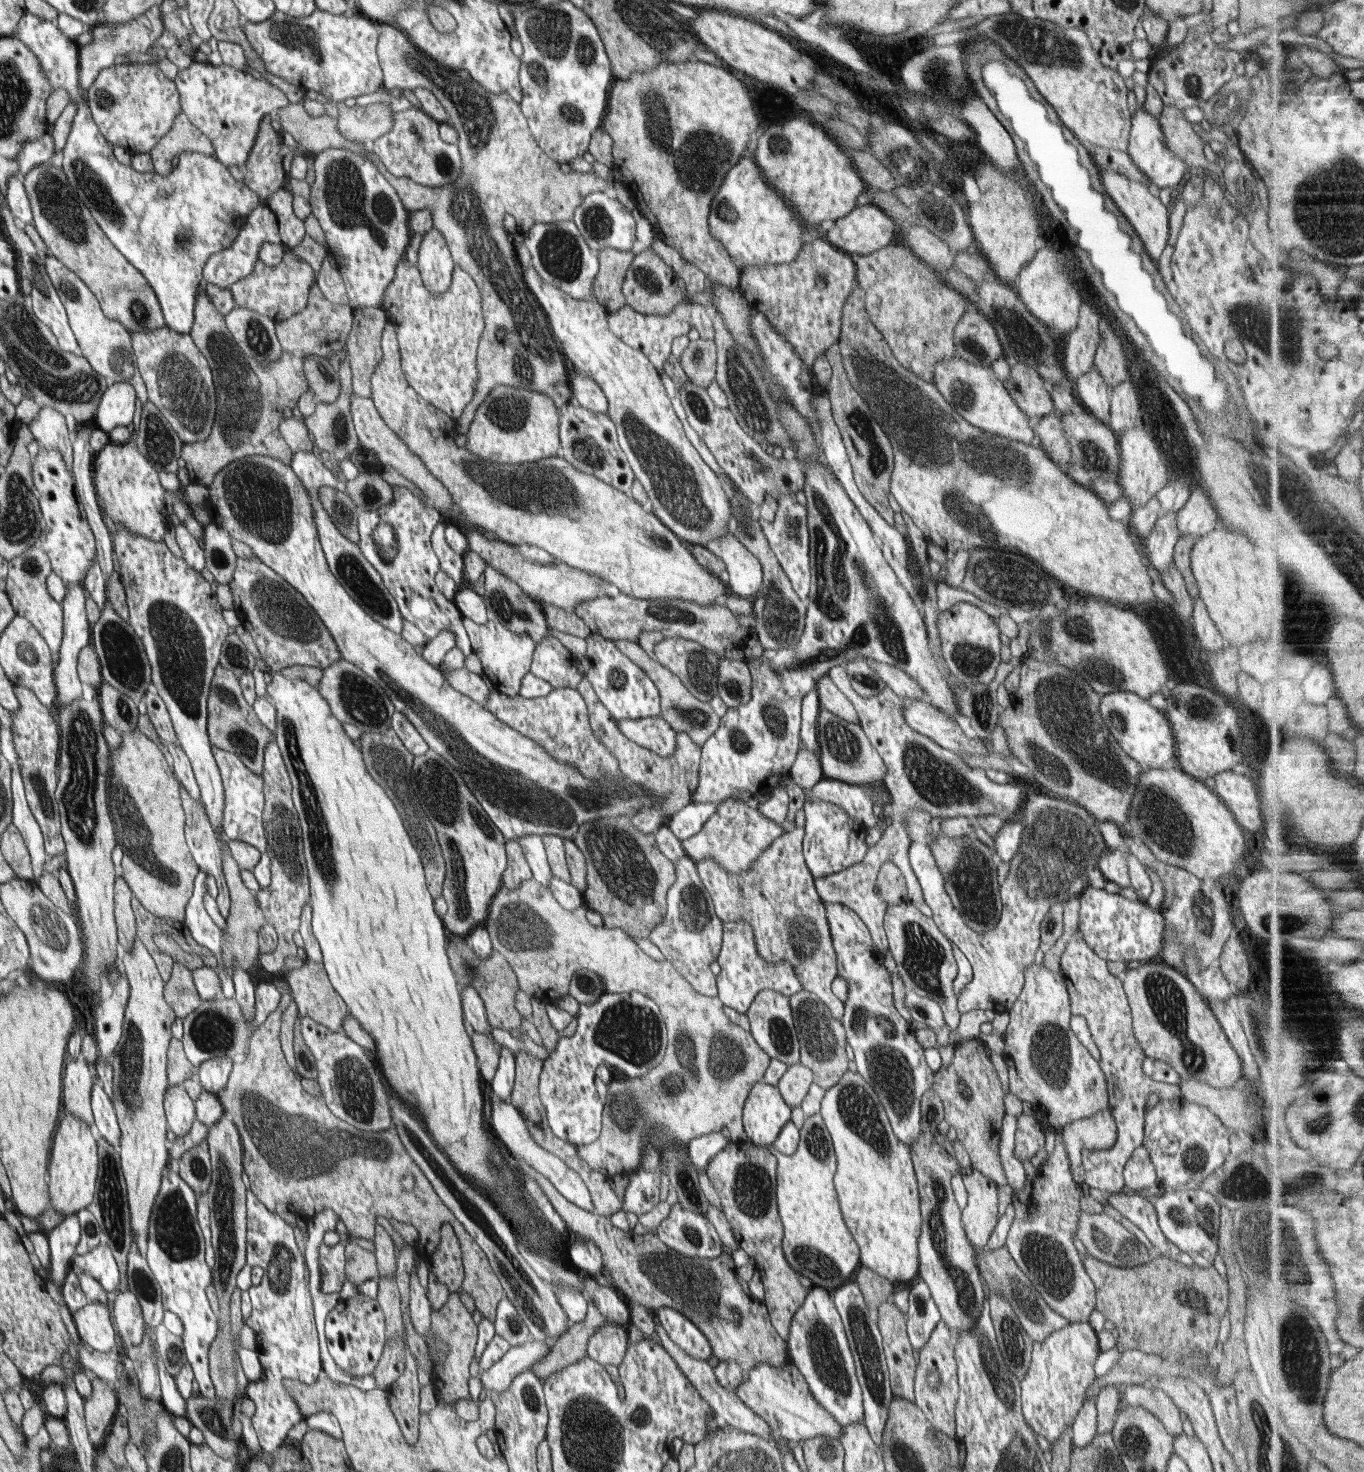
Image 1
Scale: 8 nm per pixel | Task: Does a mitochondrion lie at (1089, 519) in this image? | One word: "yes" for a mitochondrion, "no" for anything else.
no

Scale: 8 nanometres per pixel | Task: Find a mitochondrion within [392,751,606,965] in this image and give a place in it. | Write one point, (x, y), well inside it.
(526, 926)

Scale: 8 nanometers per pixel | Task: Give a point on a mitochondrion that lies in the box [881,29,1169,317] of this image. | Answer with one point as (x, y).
(938, 76)

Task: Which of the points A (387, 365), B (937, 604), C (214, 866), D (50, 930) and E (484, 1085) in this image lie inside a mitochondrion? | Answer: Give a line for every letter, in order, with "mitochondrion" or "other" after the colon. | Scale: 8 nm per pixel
A: other
B: other
C: other
D: mitochondrion
E: other

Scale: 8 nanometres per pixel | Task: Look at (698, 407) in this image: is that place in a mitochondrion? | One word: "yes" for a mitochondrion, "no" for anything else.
yes

